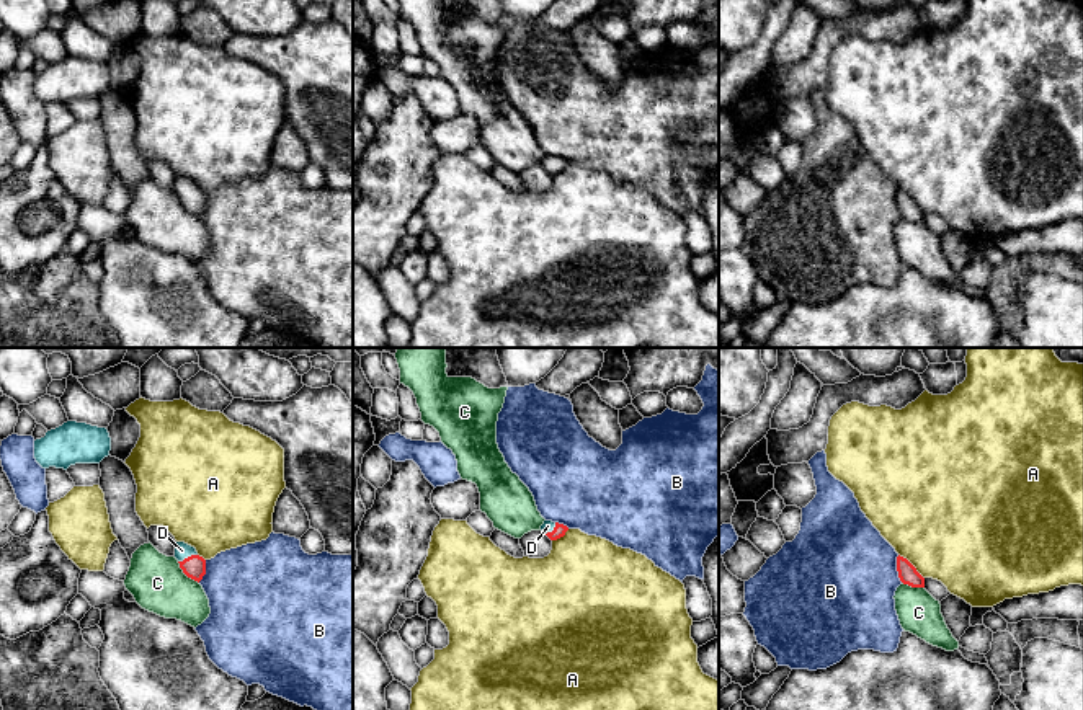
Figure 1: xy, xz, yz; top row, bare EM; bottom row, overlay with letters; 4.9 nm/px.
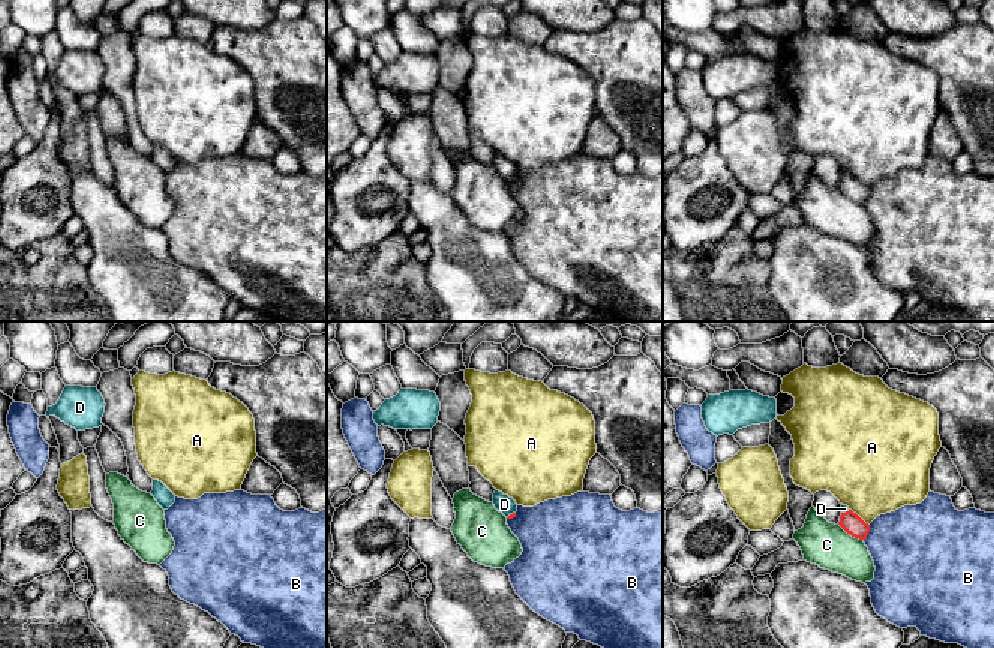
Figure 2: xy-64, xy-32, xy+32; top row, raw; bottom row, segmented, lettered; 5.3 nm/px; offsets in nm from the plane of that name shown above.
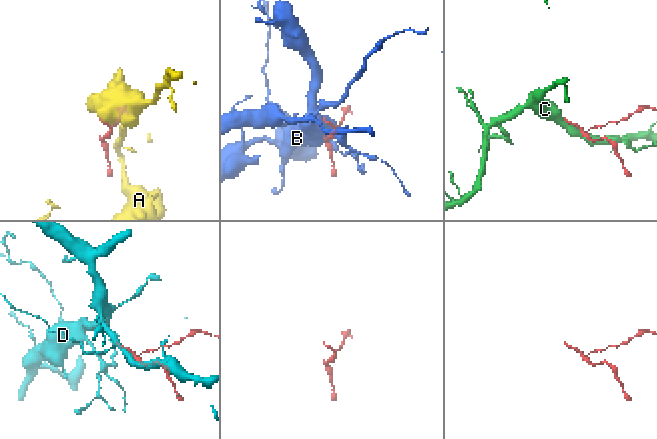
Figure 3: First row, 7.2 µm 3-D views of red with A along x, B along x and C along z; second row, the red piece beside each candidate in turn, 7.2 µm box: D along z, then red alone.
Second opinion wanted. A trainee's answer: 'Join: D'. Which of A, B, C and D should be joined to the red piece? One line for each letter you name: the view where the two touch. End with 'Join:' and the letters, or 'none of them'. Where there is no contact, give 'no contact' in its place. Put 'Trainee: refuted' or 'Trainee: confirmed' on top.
Trainee: confirmed
D: xy
Join: D

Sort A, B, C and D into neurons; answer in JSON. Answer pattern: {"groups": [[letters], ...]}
{"groups": [["A"], ["B"], ["C"], ["D"]]}

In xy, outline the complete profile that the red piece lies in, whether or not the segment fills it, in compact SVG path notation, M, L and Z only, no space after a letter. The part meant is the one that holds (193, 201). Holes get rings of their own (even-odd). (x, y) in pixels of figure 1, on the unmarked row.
M176 176L175 193L178 194L180 202L188 212L199 217L206 209L206 194L198 189L194 181L185 176Z

